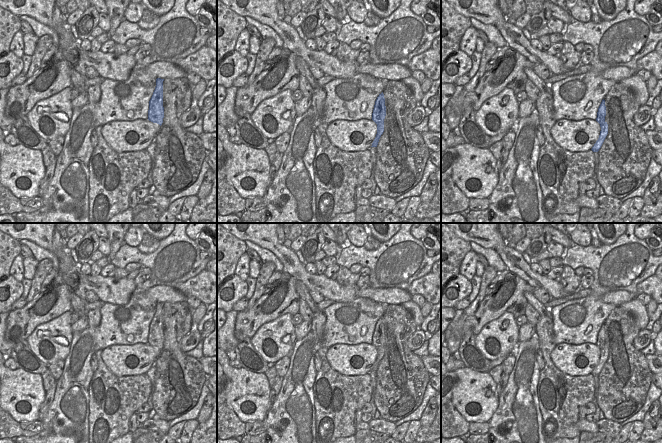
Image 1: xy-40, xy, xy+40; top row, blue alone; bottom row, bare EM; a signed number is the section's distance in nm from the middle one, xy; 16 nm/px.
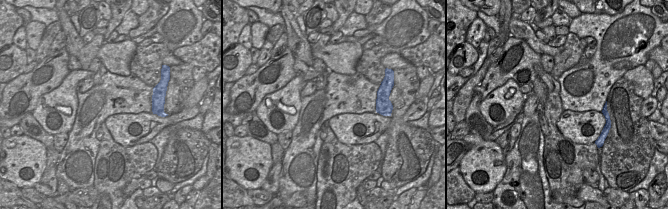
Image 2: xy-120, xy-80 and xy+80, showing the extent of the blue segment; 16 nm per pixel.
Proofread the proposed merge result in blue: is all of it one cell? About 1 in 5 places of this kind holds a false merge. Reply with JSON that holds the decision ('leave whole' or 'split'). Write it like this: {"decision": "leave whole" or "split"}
{"decision": "leave whole"}

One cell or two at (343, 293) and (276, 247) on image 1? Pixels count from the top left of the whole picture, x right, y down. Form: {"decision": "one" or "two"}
{"decision": "one"}

